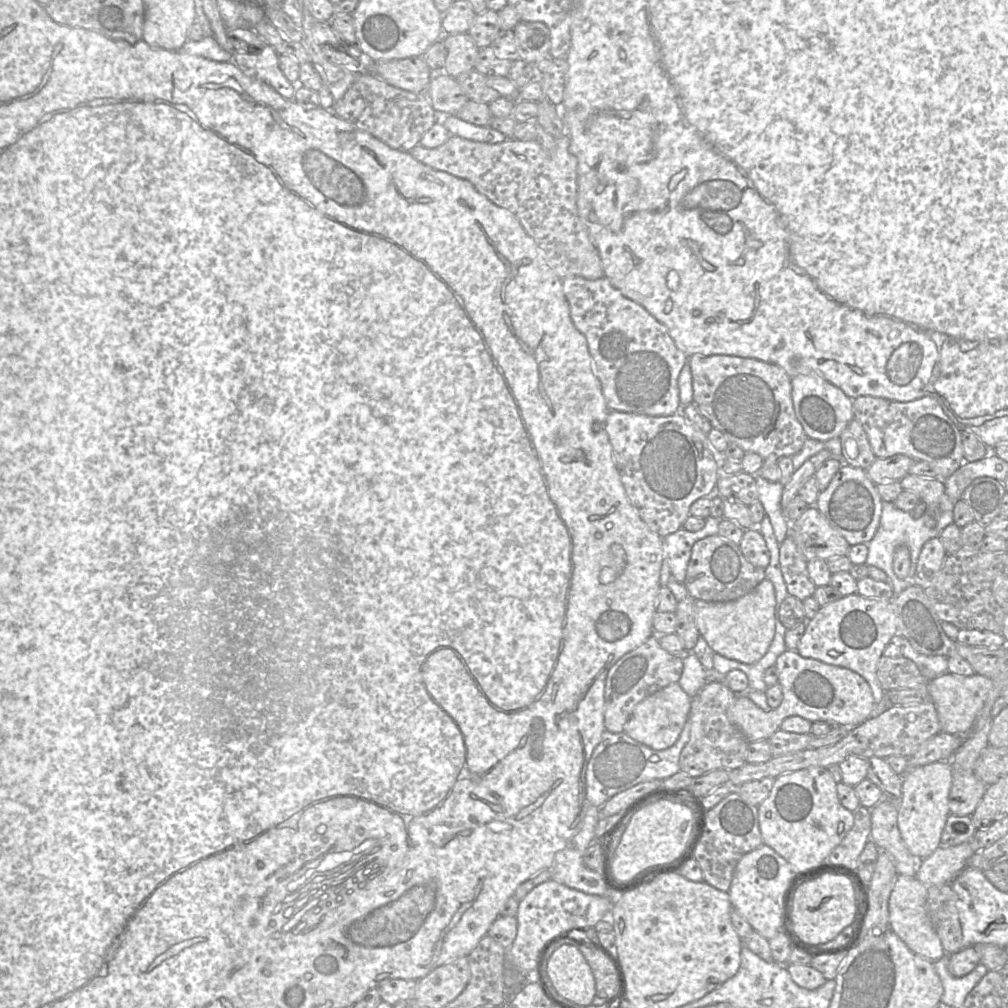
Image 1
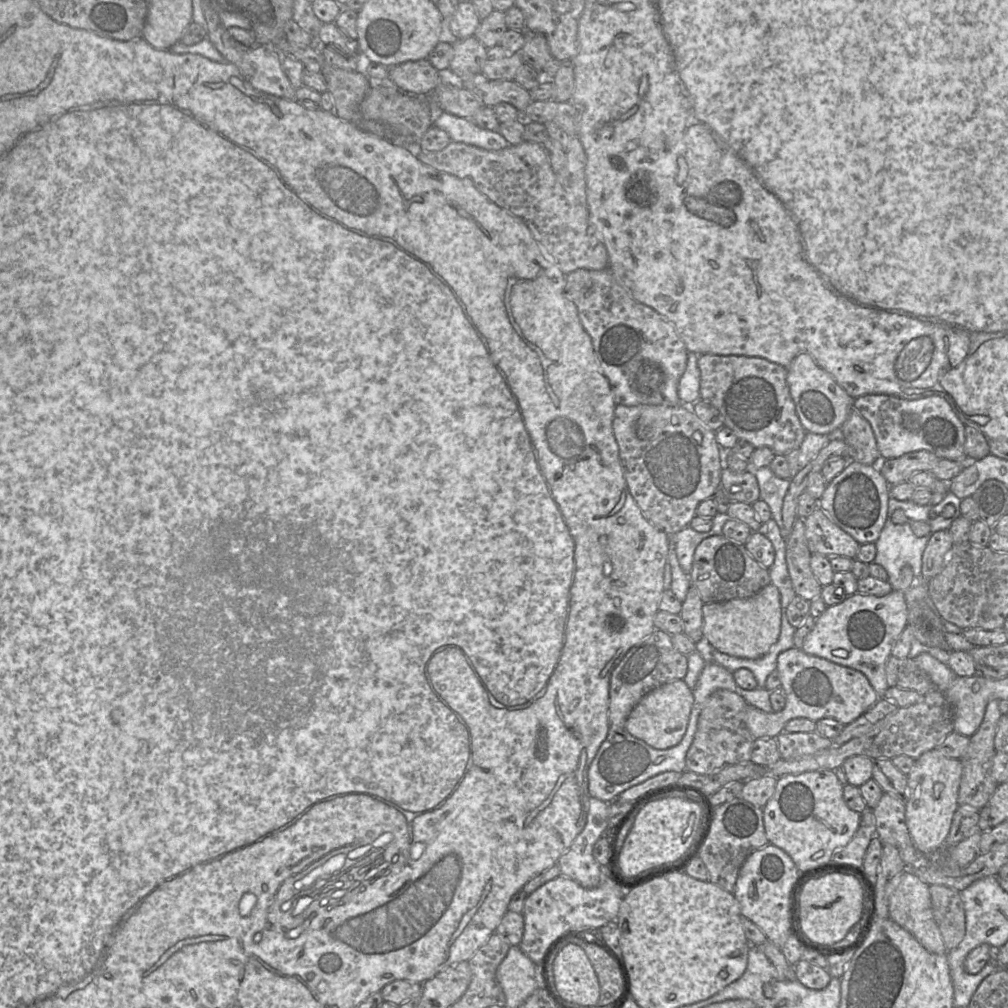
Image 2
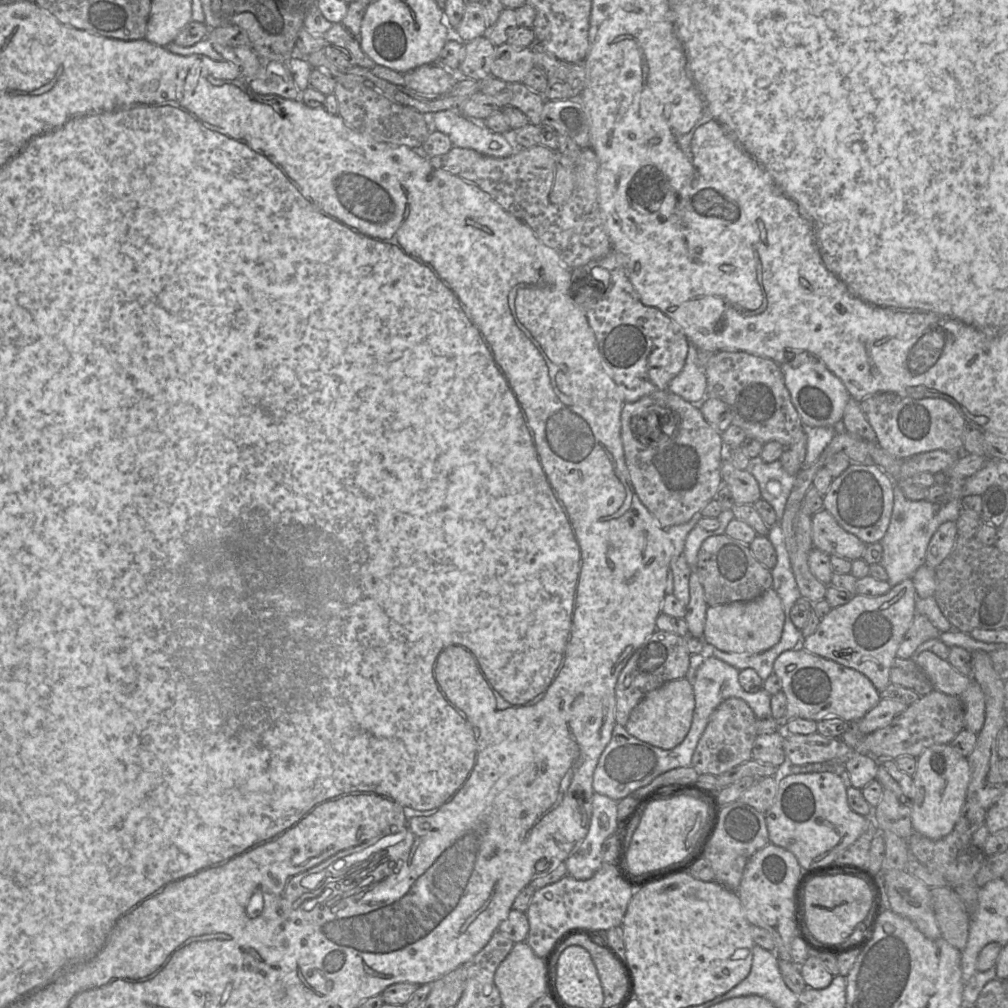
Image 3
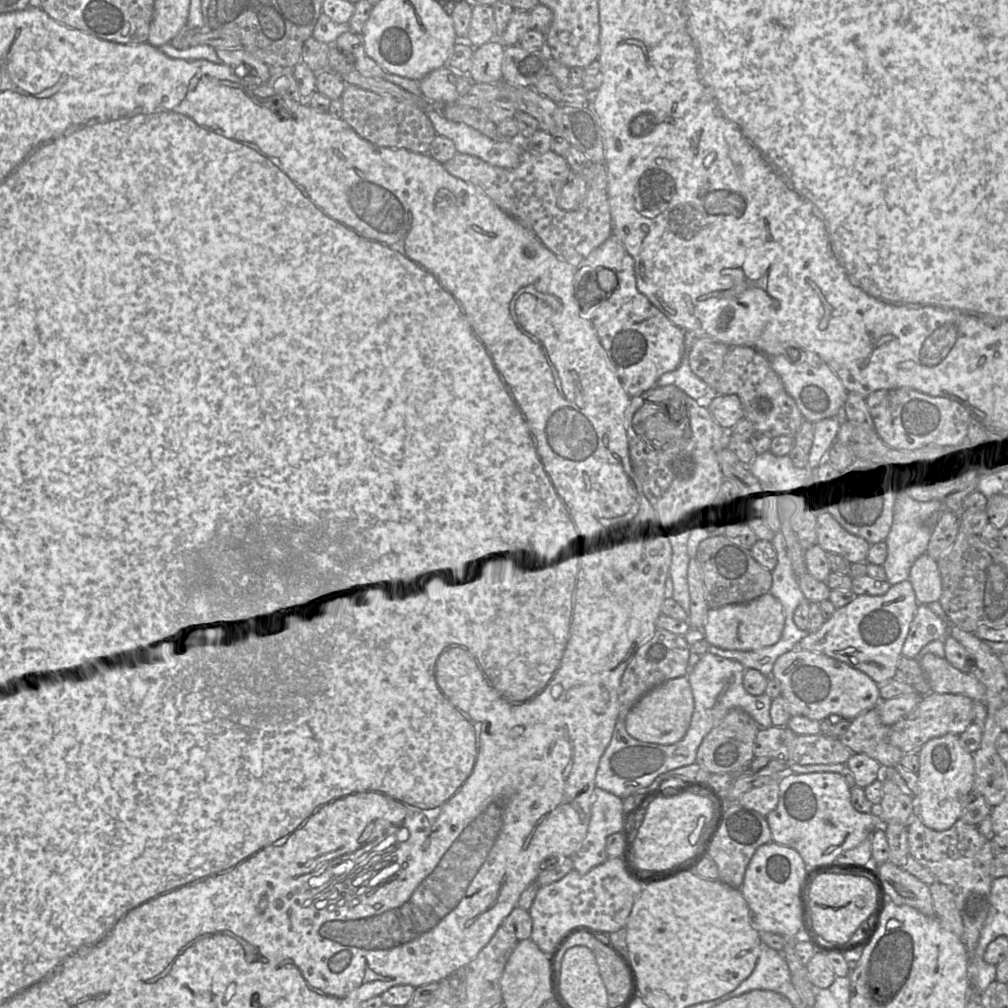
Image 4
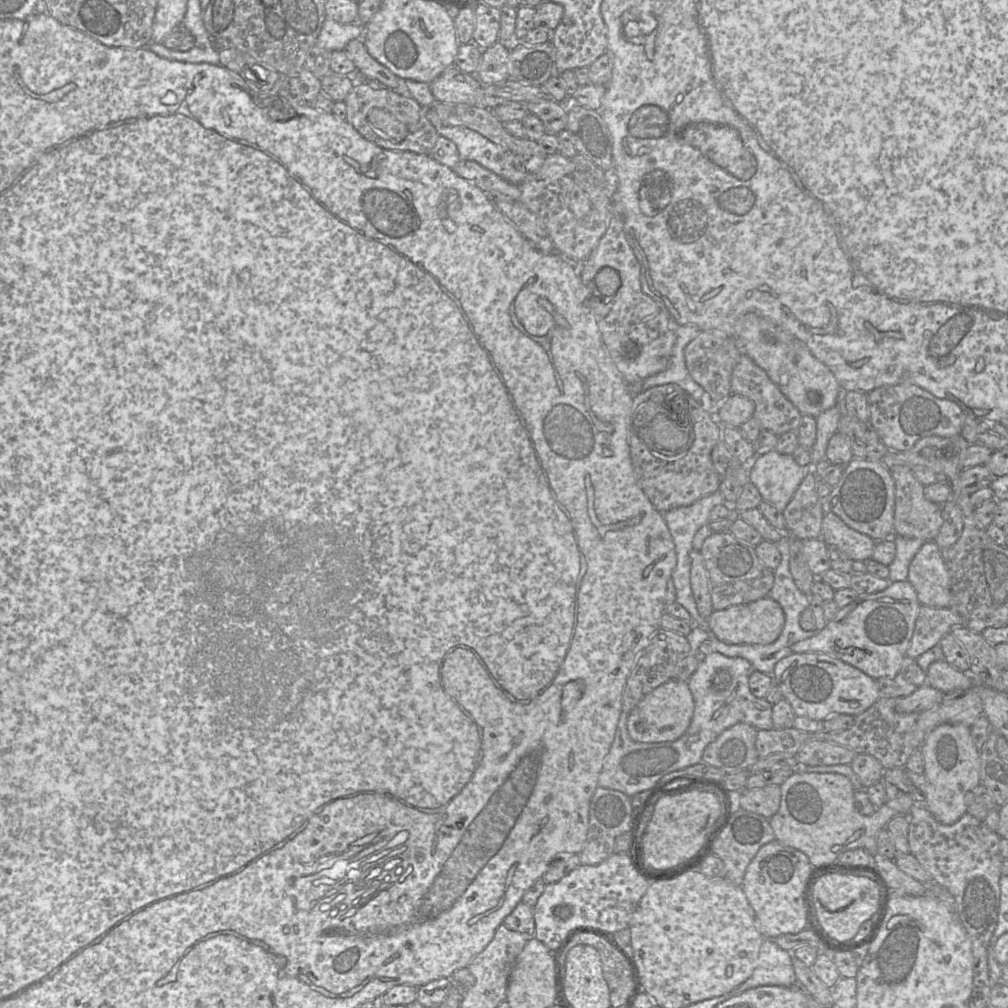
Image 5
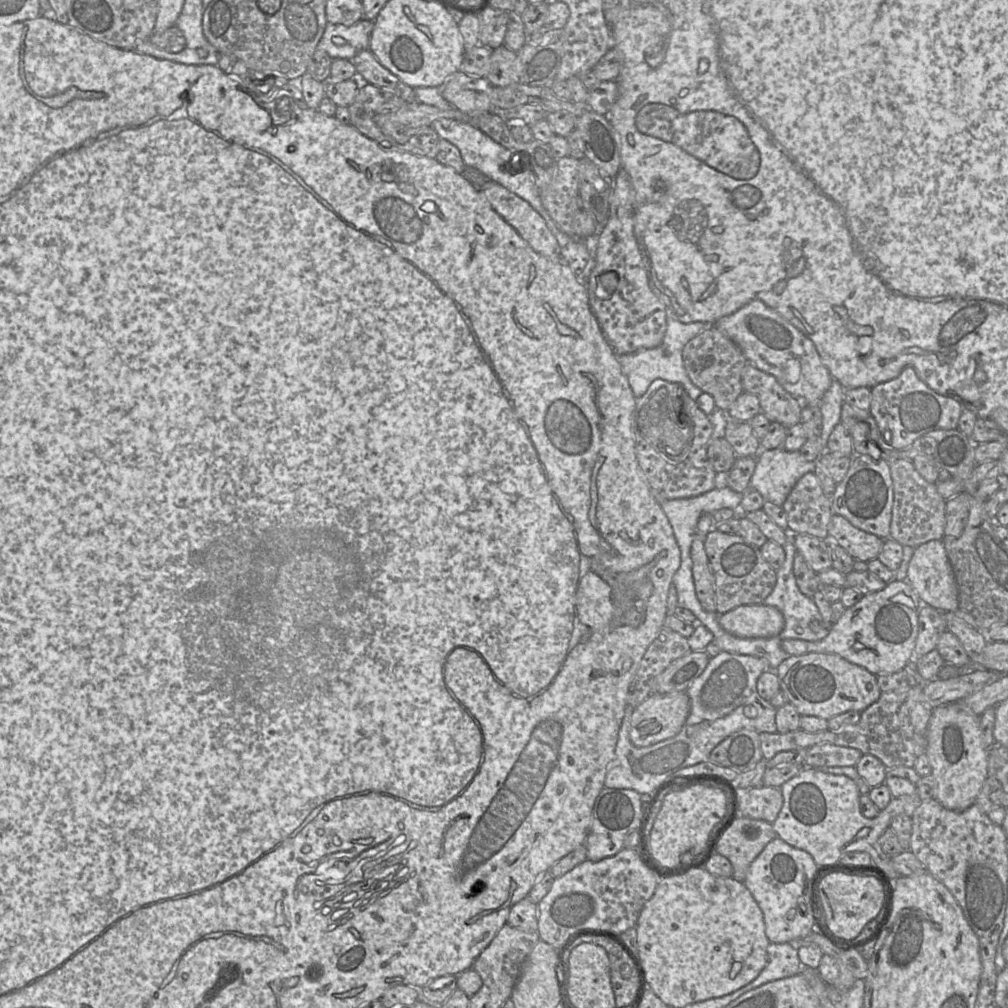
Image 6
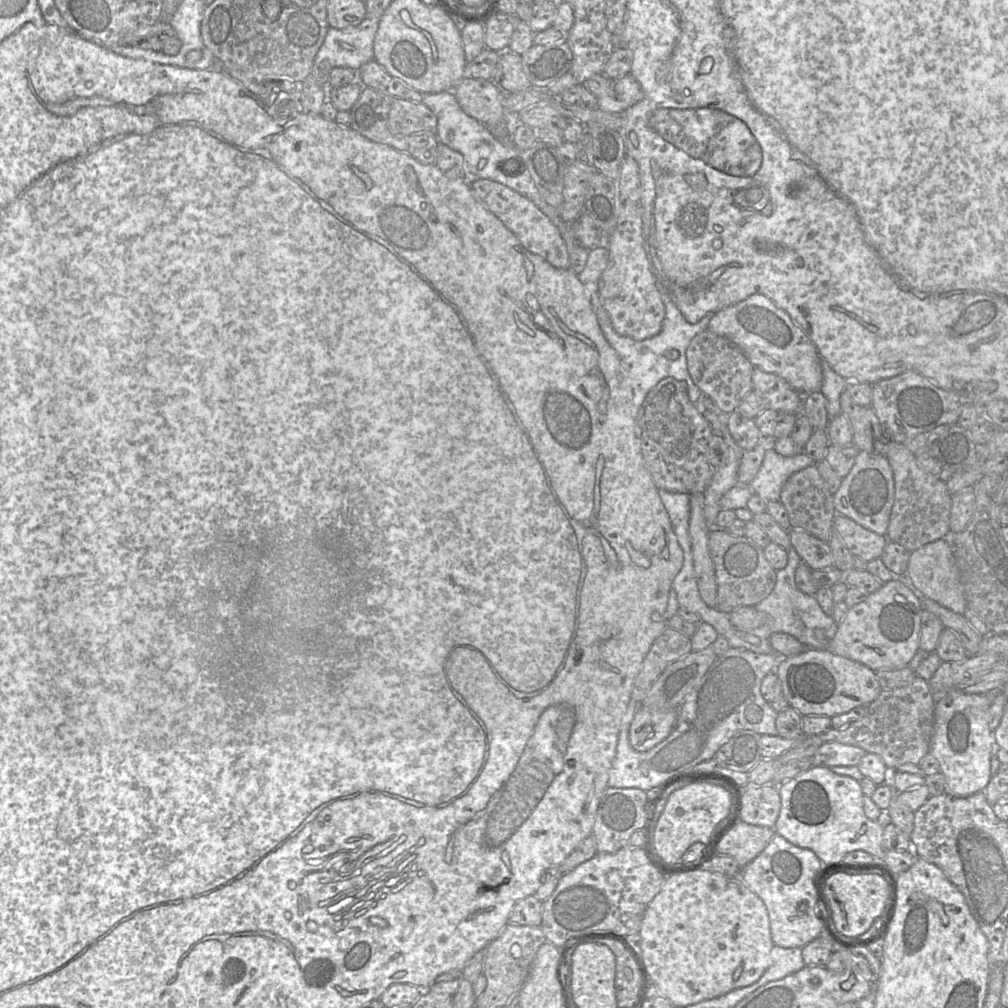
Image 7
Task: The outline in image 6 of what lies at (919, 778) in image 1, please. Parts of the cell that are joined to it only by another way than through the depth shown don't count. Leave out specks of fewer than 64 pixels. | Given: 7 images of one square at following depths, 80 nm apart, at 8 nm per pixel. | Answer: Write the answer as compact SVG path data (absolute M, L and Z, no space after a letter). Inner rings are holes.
M960 703L934 708L928 725L925 754L936 780L935 800L946 809L956 812L965 811L975 804L988 778L988 748L982 742L980 716Z

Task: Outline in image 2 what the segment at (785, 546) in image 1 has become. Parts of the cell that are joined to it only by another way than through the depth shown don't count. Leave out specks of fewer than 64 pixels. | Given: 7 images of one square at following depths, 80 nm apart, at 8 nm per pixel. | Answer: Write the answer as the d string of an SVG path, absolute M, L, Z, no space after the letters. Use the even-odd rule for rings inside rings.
M798 518L786 539L786 563L796 595L808 601L819 597L823 587L812 572L811 556L804 518Z

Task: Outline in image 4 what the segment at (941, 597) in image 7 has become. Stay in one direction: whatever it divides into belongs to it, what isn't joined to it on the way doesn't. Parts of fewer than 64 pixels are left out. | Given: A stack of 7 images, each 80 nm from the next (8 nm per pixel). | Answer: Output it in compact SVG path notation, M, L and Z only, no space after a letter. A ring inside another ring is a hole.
M927 553L921 555L910 570L909 581L919 605L939 601L942 594L942 580L938 562Z

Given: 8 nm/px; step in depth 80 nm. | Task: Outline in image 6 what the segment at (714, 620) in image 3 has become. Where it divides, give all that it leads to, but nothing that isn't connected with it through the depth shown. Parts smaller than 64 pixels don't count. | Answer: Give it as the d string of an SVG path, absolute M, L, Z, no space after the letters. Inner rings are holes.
M764 603L738 606L719 614L718 621L725 631L740 638L774 637L785 625L782 612Z

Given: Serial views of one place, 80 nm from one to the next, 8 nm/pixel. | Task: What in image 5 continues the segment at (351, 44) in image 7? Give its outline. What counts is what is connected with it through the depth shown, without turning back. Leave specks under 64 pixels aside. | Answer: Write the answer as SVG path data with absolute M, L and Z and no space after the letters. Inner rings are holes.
M326 17L316 45L331 52L344 50L351 40L363 37L364 26L358 22L340 24Z

